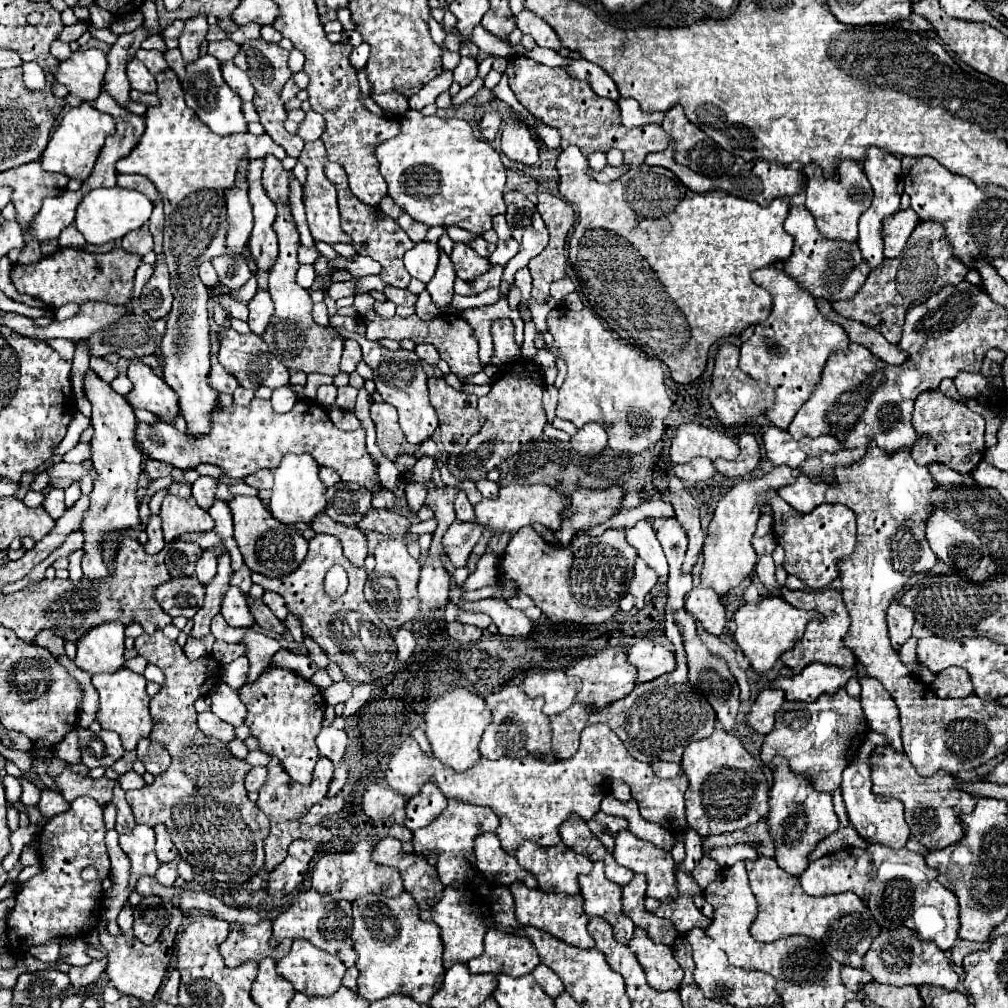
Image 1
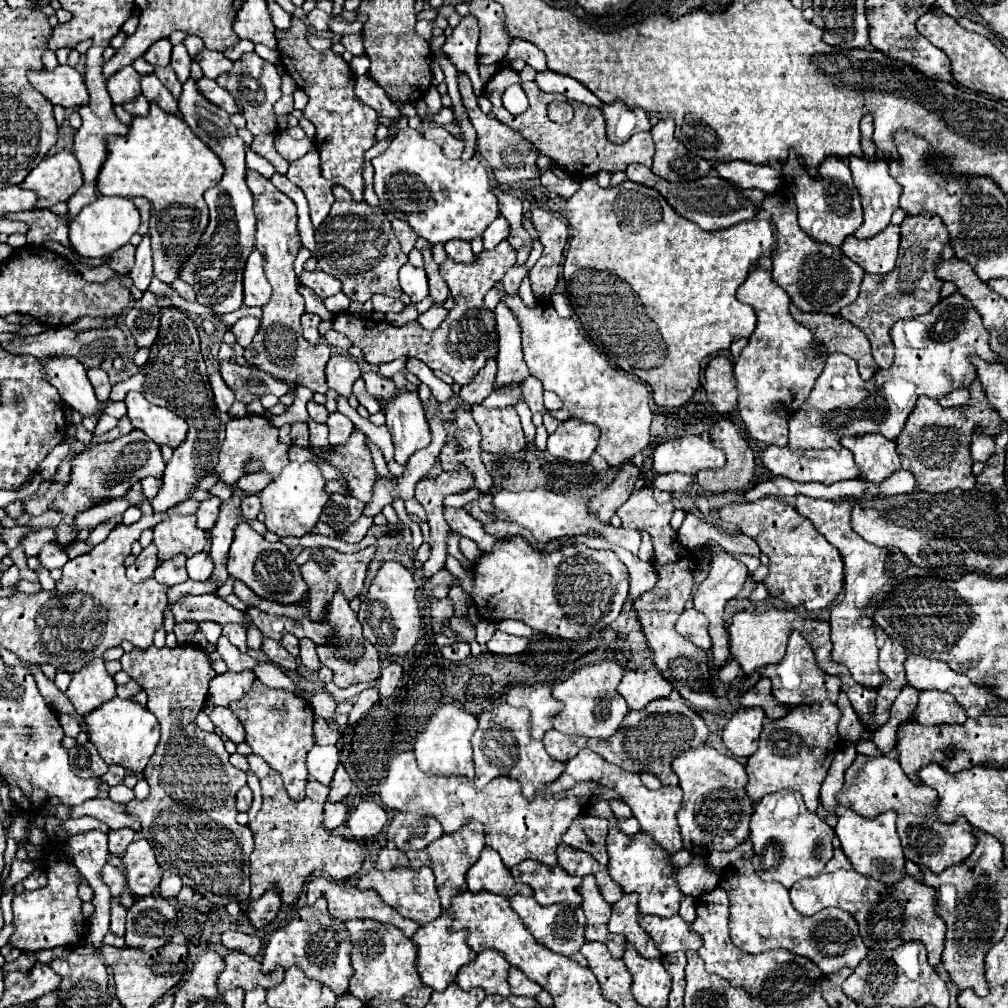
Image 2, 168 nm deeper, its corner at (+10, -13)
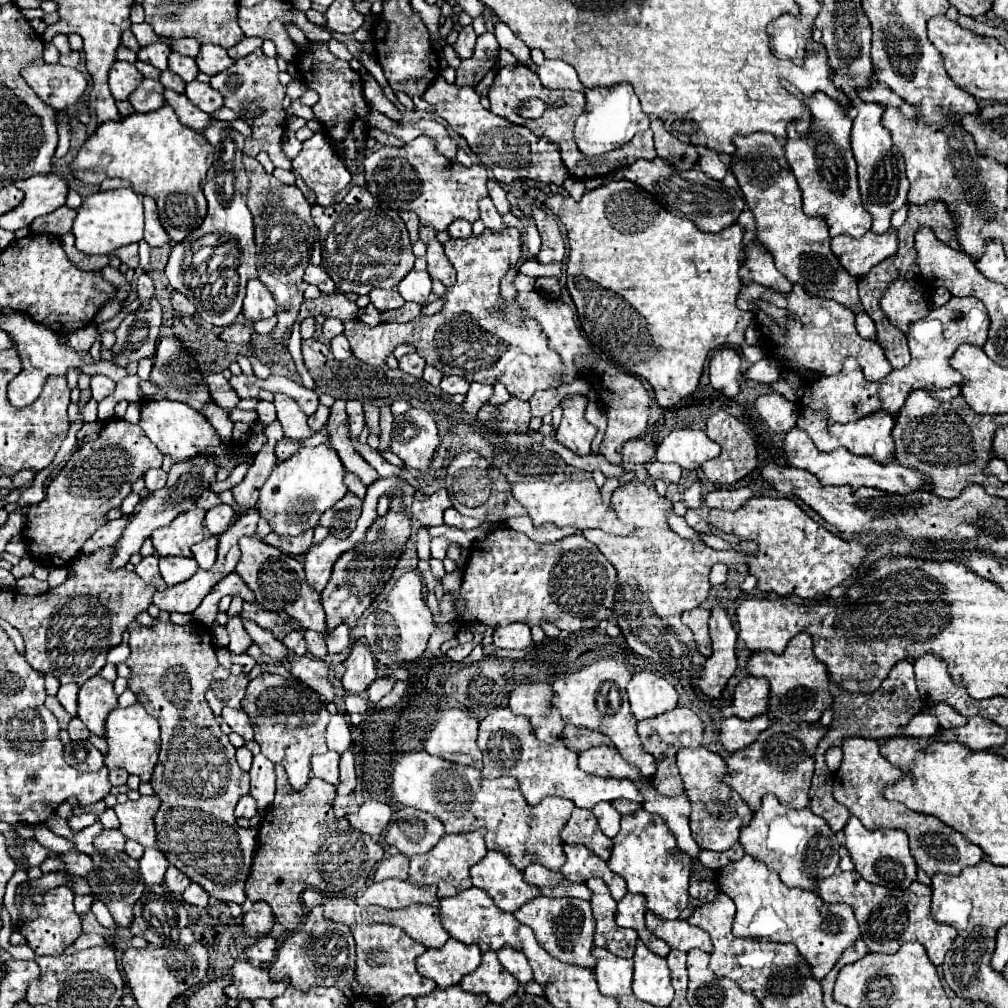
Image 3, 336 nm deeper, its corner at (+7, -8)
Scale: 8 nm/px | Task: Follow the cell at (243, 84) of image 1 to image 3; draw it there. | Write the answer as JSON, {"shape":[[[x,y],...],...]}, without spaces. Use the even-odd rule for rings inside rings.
{"shape":[[[191,81],[191,83],[187,85],[185,95],[187,95],[187,99],[189,99],[193,105],[197,105],[201,111],[205,111],[205,113],[209,113],[209,115],[211,115],[213,111],[217,111],[217,109],[223,107],[223,95],[221,95],[217,89],[213,89],[209,83]]]}

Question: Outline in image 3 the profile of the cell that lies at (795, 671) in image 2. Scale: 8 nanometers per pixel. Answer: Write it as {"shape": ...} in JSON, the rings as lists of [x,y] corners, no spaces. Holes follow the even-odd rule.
{"shape":[[[797,633],[785,653],[753,653],[747,669],[755,677],[765,677],[771,683],[771,697],[769,697],[769,709],[775,715],[775,719],[791,723],[817,723],[823,715],[823,711],[833,703],[833,697],[829,693],[829,671],[827,667],[817,661],[813,655],[813,643],[807,633]]]}

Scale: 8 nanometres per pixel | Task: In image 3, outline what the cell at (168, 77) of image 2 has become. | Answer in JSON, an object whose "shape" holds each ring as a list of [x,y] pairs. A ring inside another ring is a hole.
{"shape":[[[169,69],[161,73],[159,81],[161,81],[165,87],[169,87],[169,89],[173,89],[173,91],[177,91],[177,93],[183,93],[183,91],[185,91],[185,81],[183,81],[181,77],[173,75],[173,71],[169,71]]]}

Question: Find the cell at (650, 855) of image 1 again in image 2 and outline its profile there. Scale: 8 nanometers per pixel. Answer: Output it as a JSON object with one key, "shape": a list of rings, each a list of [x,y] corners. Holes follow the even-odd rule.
{"shape":[[[610,820],[610,830],[608,830],[608,872],[612,880],[626,892],[636,892],[640,894],[640,912],[642,914],[652,914],[660,918],[670,918],[678,914],[680,902],[682,902],[682,892],[678,888],[678,882],[674,878],[676,866],[670,862],[670,852],[660,848],[654,838],[646,832],[636,832],[634,836],[628,836],[620,830],[618,820]]]}

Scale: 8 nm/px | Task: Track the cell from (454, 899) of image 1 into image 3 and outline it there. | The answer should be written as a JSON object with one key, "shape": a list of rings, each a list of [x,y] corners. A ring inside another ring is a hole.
{"shape":[[[449,939],[439,949],[427,949],[417,959],[417,971],[429,977],[437,987],[445,989],[463,979],[469,971],[475,971],[481,961],[481,949],[477,945],[465,945],[457,939]]]}

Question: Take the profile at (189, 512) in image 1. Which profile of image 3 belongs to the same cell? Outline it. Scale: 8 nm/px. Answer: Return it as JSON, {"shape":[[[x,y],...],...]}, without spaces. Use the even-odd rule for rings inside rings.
{"shape":[[[193,509],[177,515],[171,525],[161,527],[153,531],[151,541],[155,545],[157,555],[167,557],[167,555],[183,555],[191,557],[191,545],[199,543],[205,535],[205,525],[203,525],[205,511]]]}

